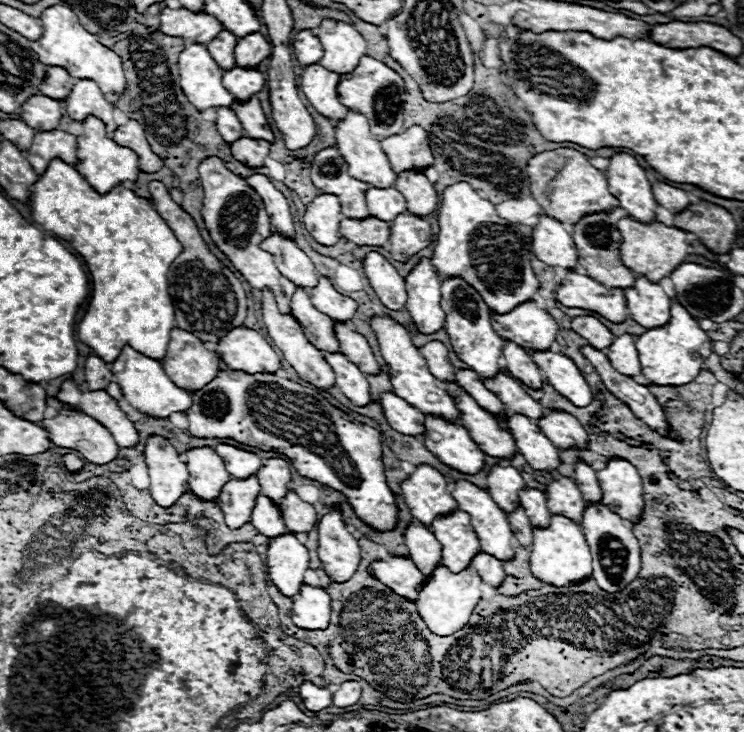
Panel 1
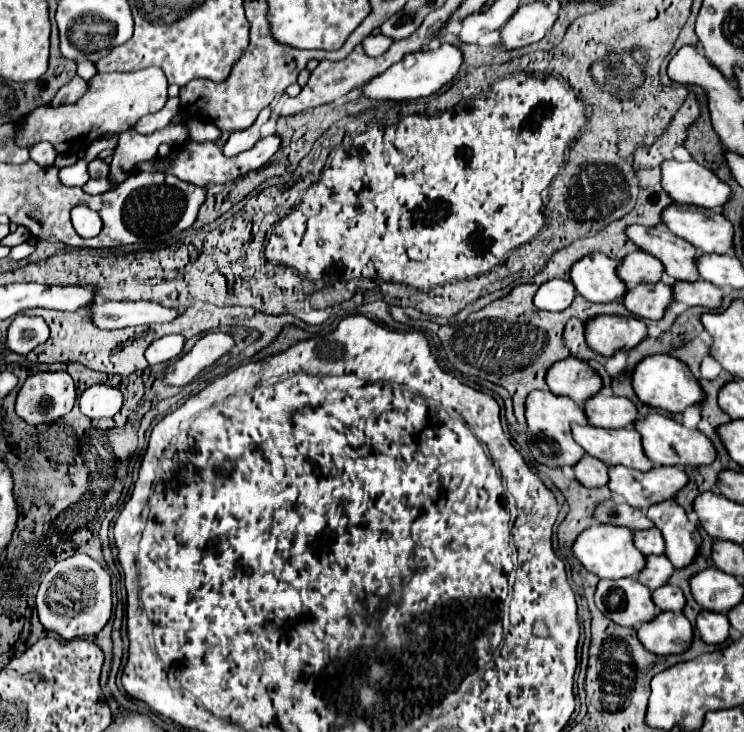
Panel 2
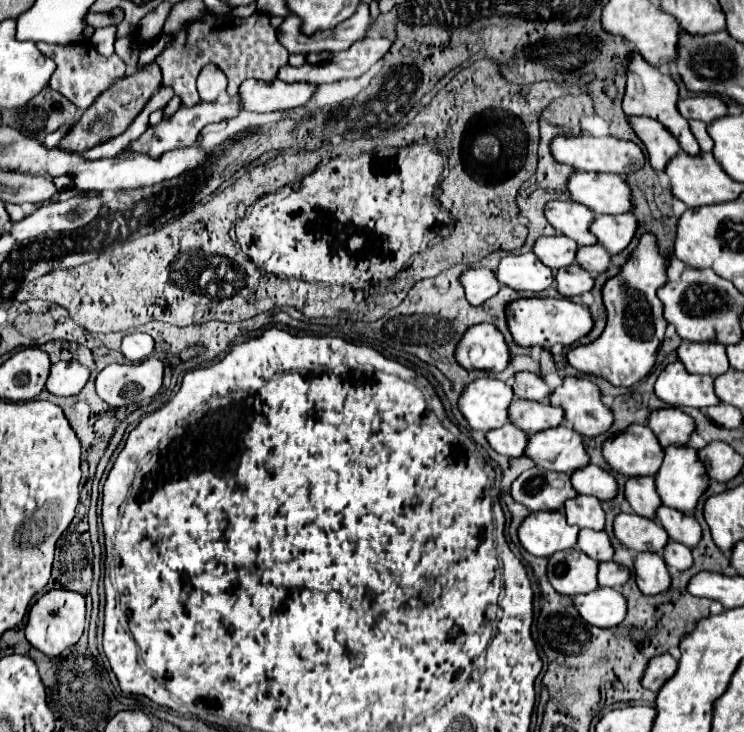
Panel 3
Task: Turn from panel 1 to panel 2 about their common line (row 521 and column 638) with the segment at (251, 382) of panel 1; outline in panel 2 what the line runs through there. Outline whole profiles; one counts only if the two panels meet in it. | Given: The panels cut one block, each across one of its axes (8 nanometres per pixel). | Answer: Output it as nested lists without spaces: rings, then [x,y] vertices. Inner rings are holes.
[[[654,354],[640,360],[632,372],[632,388],[640,402],[666,412],[682,412],[686,406],[698,404],[704,398],[704,392],[688,366],[670,354]]]

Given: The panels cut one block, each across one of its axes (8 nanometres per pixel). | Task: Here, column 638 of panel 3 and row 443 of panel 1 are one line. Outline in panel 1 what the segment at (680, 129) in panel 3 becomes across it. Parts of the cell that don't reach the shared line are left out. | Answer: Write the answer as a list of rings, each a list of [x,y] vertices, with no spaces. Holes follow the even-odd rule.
[[[60,414],[42,422],[56,446],[78,450],[92,464],[108,464],[118,456],[118,444],[108,428],[86,414]]]

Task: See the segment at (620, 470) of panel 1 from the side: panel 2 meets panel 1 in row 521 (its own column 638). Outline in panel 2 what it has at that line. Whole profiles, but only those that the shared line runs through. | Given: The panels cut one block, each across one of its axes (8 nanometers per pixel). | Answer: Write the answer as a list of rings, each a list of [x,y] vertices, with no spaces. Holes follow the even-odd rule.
[[[660,612],[660,616],[656,616],[656,620],[642,624],[636,632],[638,632],[642,646],[654,654],[680,654],[692,642],[692,624],[688,622],[688,618],[682,612]]]

